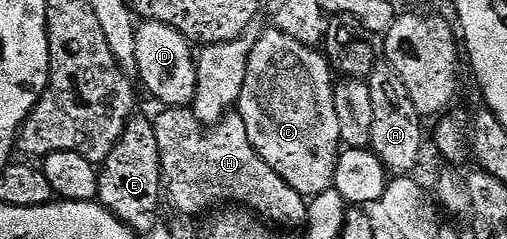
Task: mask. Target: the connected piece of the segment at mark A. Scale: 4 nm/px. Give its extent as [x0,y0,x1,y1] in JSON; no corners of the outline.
[366,63,424,174]

